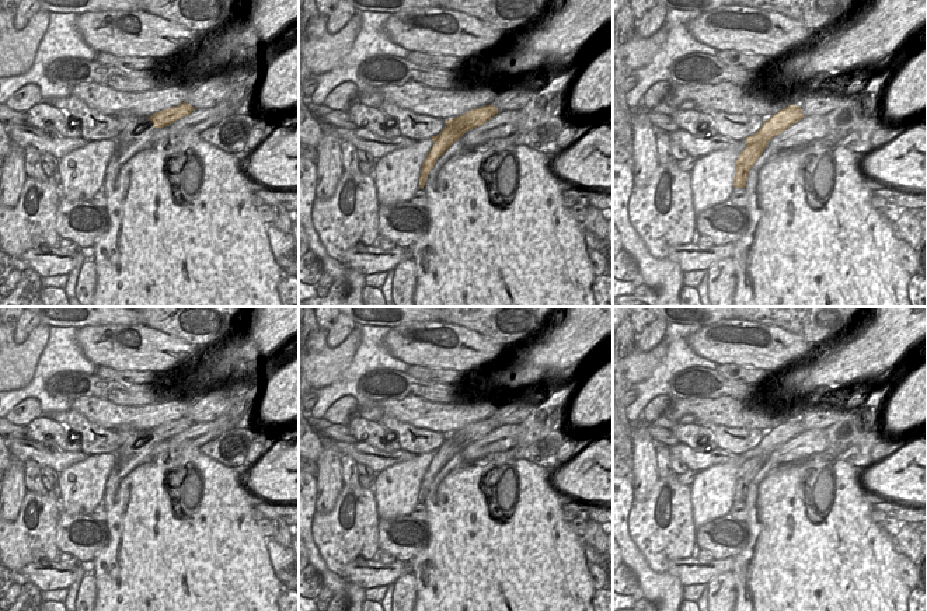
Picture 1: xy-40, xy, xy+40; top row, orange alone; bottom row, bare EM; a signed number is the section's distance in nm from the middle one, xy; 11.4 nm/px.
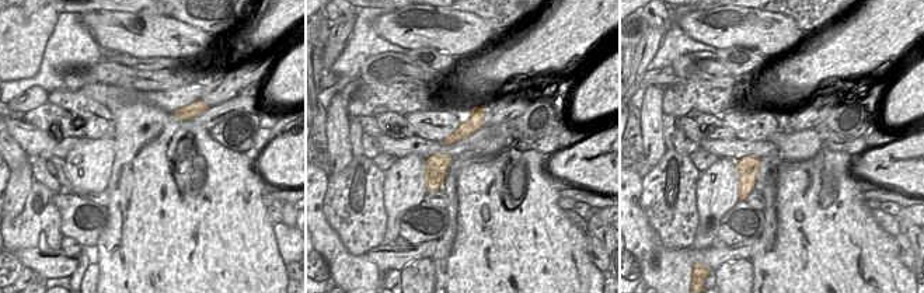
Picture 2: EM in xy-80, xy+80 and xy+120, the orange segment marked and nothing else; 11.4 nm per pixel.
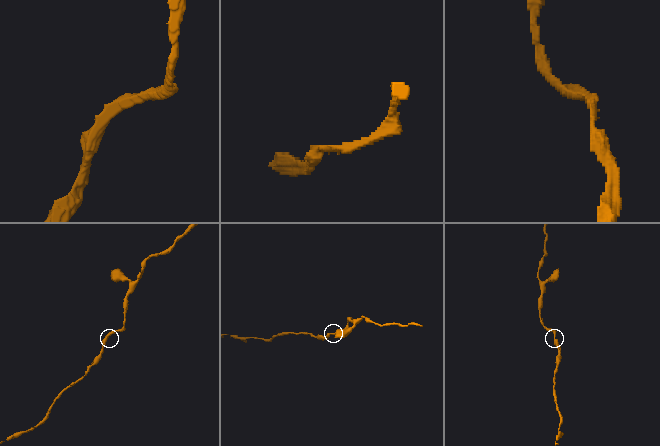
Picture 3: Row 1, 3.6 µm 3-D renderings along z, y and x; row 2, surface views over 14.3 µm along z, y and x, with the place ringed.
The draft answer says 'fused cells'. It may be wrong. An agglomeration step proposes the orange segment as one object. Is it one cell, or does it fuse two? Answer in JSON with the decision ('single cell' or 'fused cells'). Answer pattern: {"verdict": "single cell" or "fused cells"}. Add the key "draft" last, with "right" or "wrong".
{"verdict": "single cell", "draft": "wrong"}

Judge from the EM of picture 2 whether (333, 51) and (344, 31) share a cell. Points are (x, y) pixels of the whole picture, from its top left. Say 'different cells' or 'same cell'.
same cell

